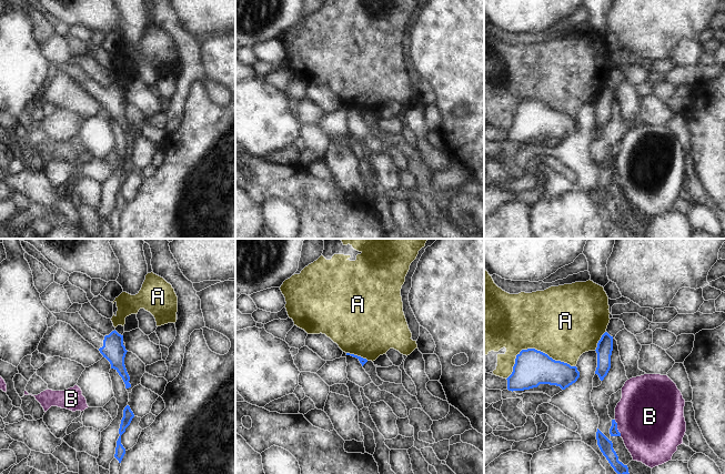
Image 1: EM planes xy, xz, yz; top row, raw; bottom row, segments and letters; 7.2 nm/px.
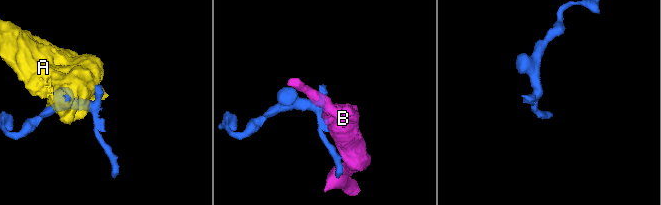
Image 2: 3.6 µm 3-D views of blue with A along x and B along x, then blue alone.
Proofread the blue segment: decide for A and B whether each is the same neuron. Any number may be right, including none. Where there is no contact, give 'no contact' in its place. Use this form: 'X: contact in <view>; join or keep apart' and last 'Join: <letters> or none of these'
A: contact in yz; keep apart
B: contact in yz; keep apart
Join: none of these

